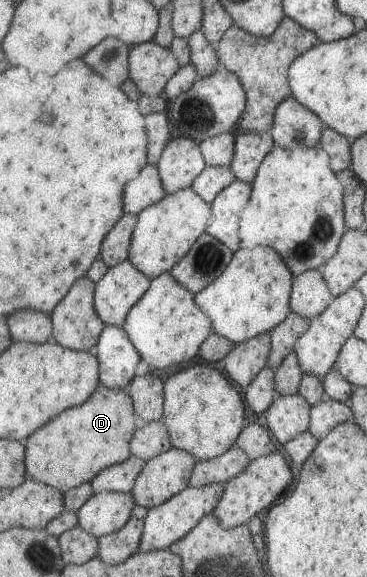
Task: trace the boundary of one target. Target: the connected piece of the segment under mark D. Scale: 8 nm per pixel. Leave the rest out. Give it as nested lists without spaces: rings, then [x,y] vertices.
[[[99,383],[91,393],[91,399],[83,401],[79,407],[59,413],[55,419],[37,427],[22,442],[26,475],[61,493],[90,482],[101,469],[130,457],[129,439],[133,437],[138,423],[127,393],[123,389],[107,388]]]

